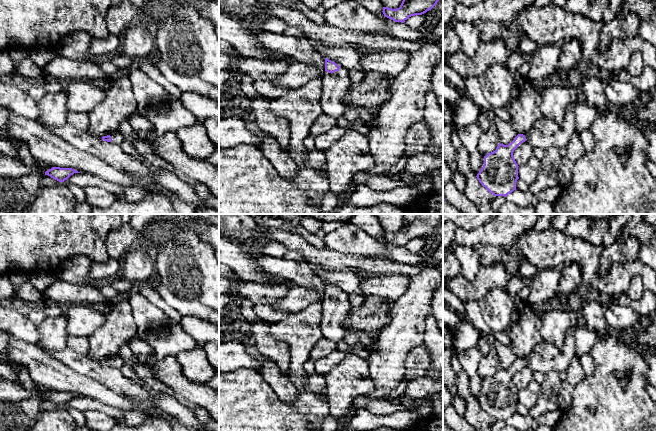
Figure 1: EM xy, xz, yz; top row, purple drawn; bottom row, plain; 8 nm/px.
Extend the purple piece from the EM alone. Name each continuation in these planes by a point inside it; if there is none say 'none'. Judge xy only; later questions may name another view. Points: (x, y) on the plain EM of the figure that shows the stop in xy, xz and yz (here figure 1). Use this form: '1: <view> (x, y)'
1: xy (116, 360)

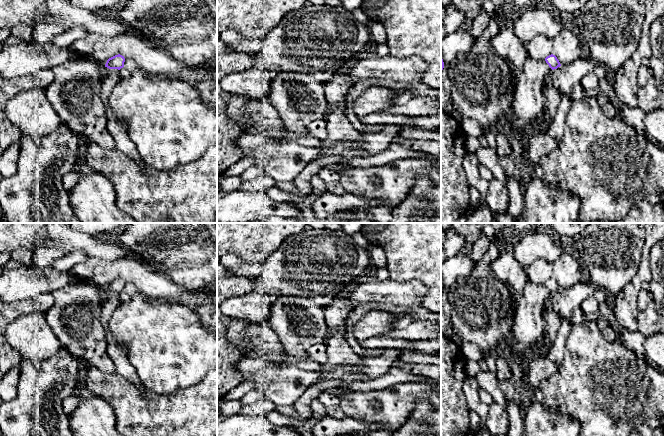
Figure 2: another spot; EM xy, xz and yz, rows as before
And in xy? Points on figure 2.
none

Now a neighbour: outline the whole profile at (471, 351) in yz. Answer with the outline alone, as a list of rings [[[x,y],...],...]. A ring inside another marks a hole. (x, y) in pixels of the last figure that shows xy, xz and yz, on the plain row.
[[[463,342],[461,350],[466,359],[474,360],[479,362],[485,358],[485,354],[480,350],[480,348],[470,342]]]

